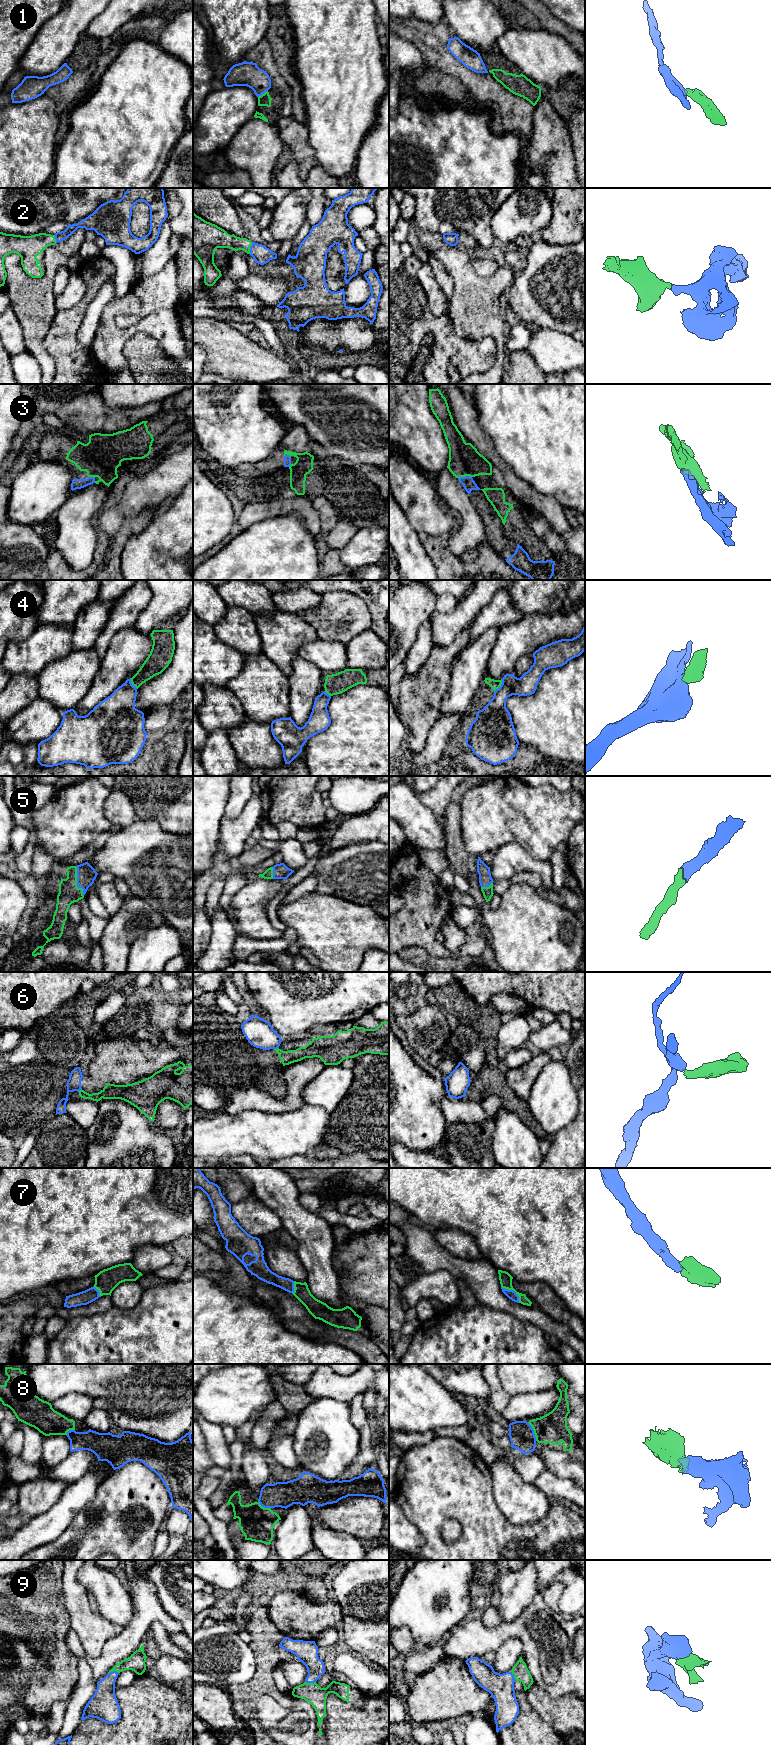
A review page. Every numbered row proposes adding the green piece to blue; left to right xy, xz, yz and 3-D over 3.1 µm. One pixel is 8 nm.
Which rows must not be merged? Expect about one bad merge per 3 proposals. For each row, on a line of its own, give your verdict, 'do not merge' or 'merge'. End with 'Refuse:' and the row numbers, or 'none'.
1: do not merge
2: merge
3: merge
4: do not merge
5: merge
6: do not merge
7: merge
8: merge
9: merge
Refuse: 1, 4, 6

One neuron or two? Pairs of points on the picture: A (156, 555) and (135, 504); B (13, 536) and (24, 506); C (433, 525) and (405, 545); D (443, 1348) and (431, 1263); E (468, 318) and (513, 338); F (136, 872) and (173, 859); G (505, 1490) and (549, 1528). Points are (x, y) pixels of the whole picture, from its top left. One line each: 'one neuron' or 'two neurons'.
A: two neurons
B: two neurons
C: two neurons
D: two neurons
E: two neurons
F: one neuron
G: two neurons

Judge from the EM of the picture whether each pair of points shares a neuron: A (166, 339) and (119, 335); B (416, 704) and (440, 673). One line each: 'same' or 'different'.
A: same
B: same

